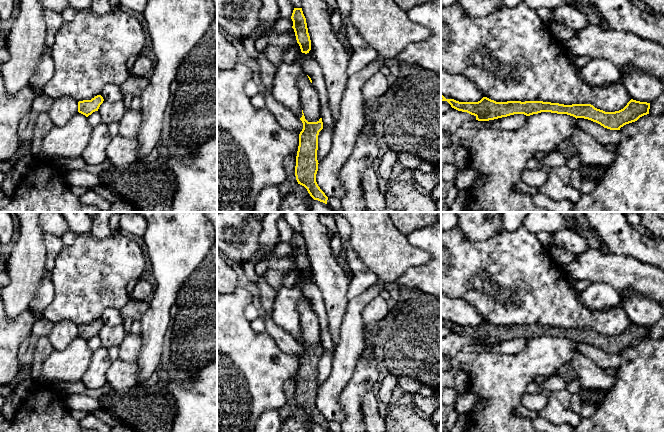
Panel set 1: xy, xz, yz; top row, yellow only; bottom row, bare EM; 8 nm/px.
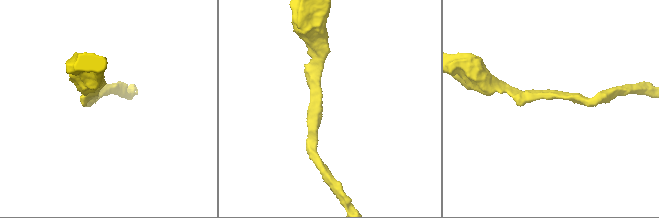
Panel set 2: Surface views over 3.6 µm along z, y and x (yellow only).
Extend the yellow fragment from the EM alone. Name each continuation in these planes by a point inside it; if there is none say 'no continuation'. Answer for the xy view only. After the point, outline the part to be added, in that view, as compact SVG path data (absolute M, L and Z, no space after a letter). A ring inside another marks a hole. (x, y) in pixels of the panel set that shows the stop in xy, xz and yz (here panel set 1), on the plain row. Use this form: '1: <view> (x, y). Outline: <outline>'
no continuation

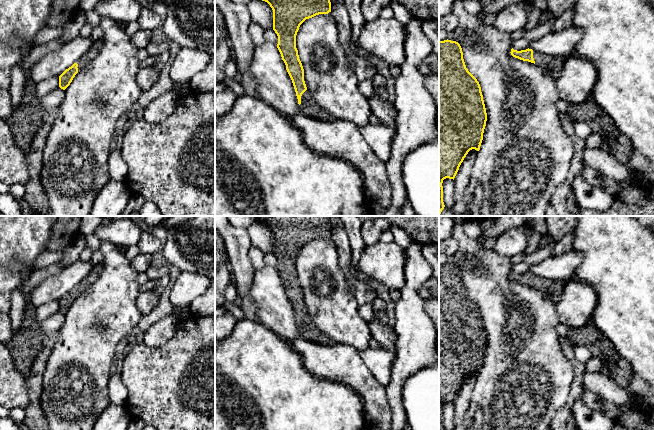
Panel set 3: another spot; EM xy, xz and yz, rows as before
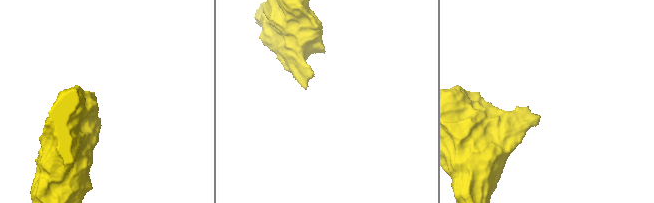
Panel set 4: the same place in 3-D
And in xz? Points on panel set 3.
1: xz (309, 331). Outline: M306 314L301 320L301 335L308 341L321 345L333 345L335 342L326 334L321 332L313 323L312 319Z

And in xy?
1: xy (83, 285). Outline: M101 264L95 265L89 274L84 277L78 284L78 295L85 292L91 284L93 284L100 276L102 271Z

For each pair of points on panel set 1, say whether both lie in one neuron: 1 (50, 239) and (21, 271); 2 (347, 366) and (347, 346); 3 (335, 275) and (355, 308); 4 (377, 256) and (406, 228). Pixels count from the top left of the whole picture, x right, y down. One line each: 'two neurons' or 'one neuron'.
1: two neurons
2: one neuron
3: two neurons
4: two neurons

